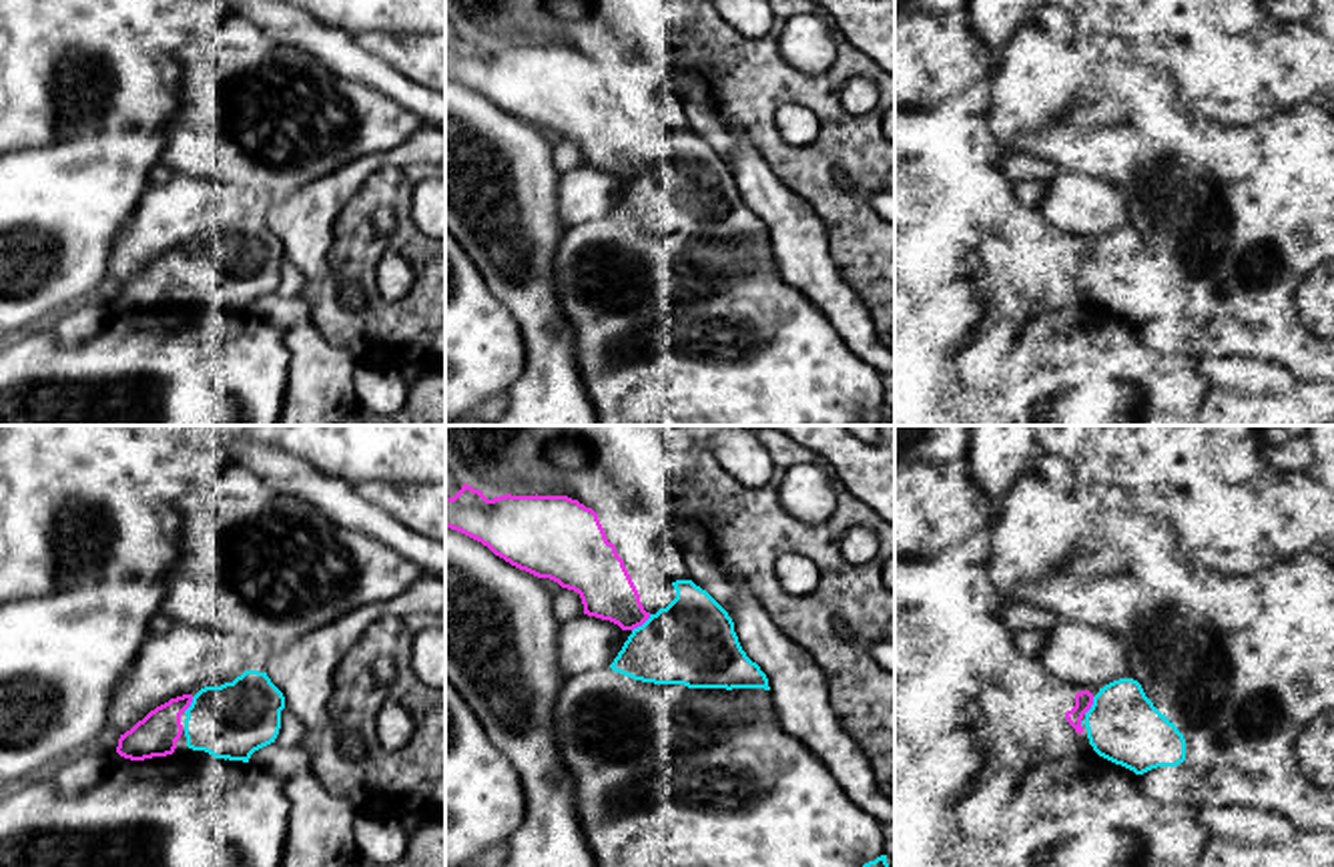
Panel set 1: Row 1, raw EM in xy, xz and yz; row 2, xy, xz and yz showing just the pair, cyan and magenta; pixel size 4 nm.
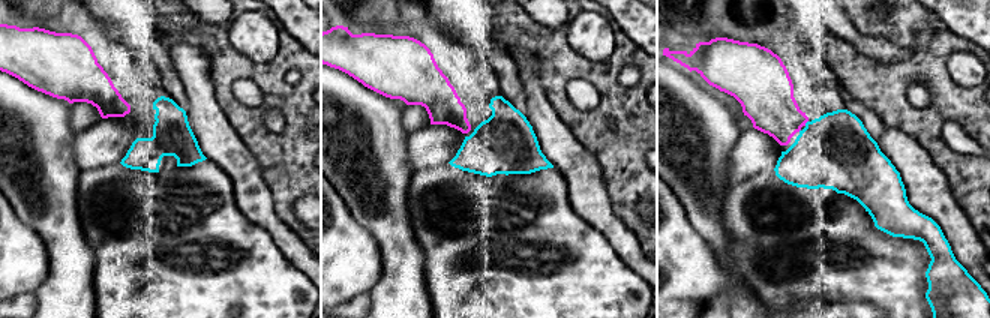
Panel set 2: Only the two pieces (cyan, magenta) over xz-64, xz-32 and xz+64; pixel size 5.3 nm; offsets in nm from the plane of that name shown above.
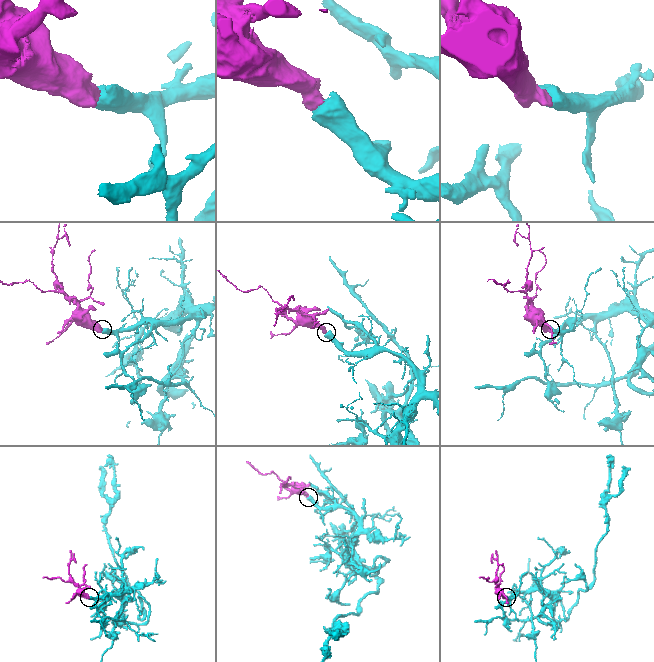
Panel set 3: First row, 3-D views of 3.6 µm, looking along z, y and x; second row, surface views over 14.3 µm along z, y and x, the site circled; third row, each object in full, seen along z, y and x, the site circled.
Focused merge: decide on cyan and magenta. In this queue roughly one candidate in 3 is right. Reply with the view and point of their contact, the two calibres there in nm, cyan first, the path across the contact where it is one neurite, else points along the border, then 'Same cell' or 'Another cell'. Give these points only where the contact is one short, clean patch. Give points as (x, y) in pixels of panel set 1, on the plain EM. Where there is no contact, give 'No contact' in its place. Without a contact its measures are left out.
Touches cyan at xz (642, 175). Thickness 340 nm (cyan) against 220 nm. Same cell

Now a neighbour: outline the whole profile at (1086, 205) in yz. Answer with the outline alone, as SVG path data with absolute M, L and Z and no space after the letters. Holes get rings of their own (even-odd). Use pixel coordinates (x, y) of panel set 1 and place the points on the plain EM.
M1061 171L1047 185L1041 213L1061 231L1081 239L1103 239L1131 227L1125 199L1115 183L1073 171Z

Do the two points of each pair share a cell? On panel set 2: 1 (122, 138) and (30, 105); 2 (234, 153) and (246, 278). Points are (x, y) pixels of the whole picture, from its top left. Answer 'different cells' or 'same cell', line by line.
1: different cells
2: different cells

